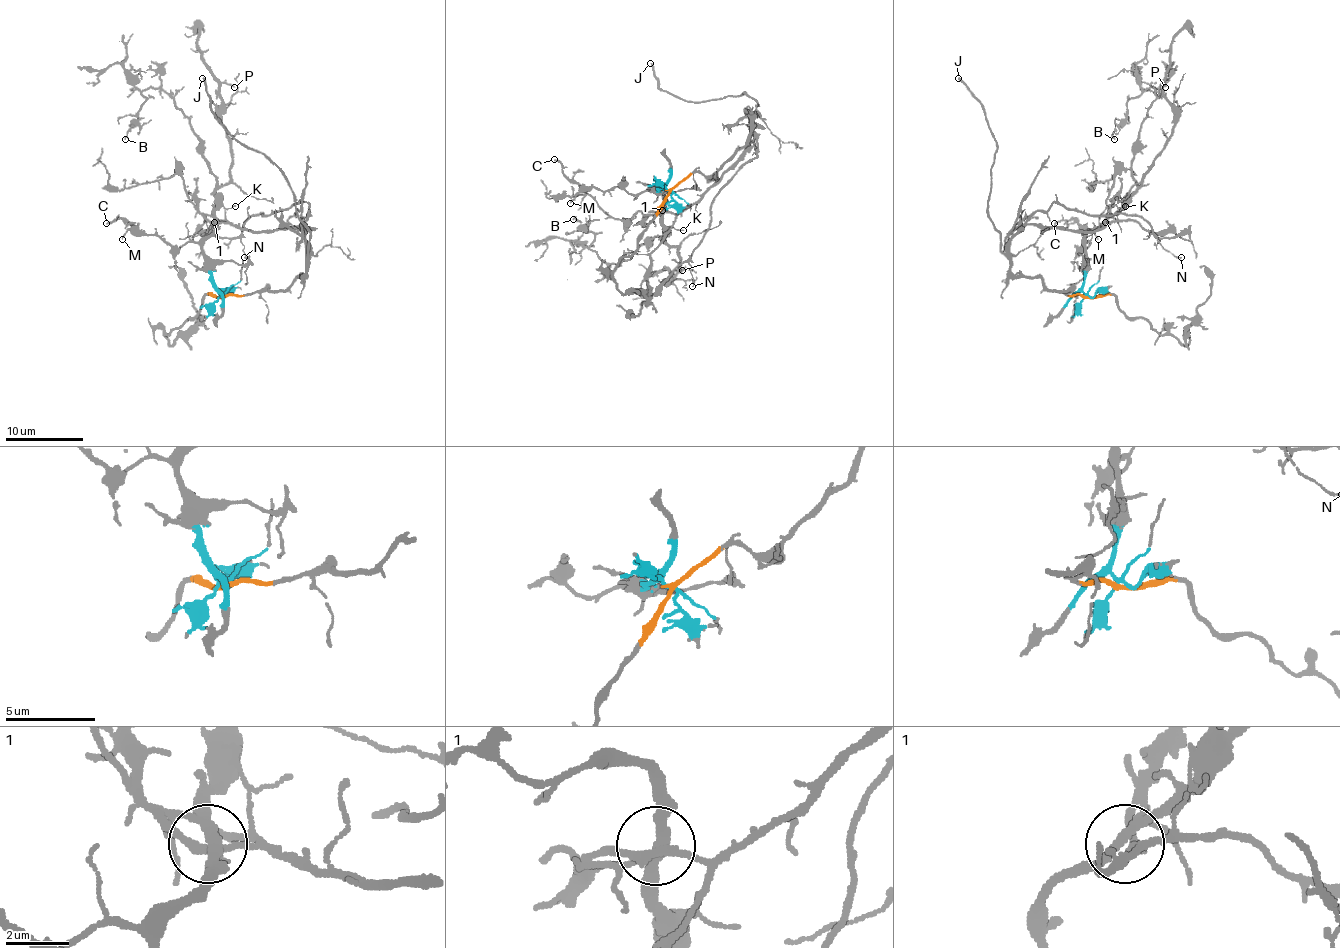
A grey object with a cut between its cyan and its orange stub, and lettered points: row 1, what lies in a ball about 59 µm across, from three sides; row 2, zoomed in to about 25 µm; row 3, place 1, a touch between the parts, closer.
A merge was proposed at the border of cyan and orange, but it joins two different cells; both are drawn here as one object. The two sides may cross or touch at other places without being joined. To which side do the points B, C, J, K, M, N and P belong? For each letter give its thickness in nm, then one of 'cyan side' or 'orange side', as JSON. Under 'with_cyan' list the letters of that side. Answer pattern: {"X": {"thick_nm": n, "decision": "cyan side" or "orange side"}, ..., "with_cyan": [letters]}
{"B": {"thick_nm": 160, "decision": "cyan side"}, "C": {"thick_nm": 180, "decision": "cyan side"}, "J": {"thick_nm": 200, "decision": "orange side"}, "K": {"thick_nm": 110, "decision": "orange side"}, "M": {"thick_nm": 130, "decision": "cyan side"}, "N": {"thick_nm": 130, "decision": "orange side"}, "P": {"thick_nm": 140, "decision": "cyan side"}, "with_cyan": ["B", "C", "M", "P"]}

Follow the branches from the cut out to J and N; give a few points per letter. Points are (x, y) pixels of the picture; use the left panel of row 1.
J: (220, 297), (284, 291), (306, 271), (309, 233), (286, 176), (234, 138), (214, 114), (203, 77)
N: (220, 297), (284, 291), (306, 271), (306, 202), (267, 215), (251, 215), (244, 223), (244, 258)

